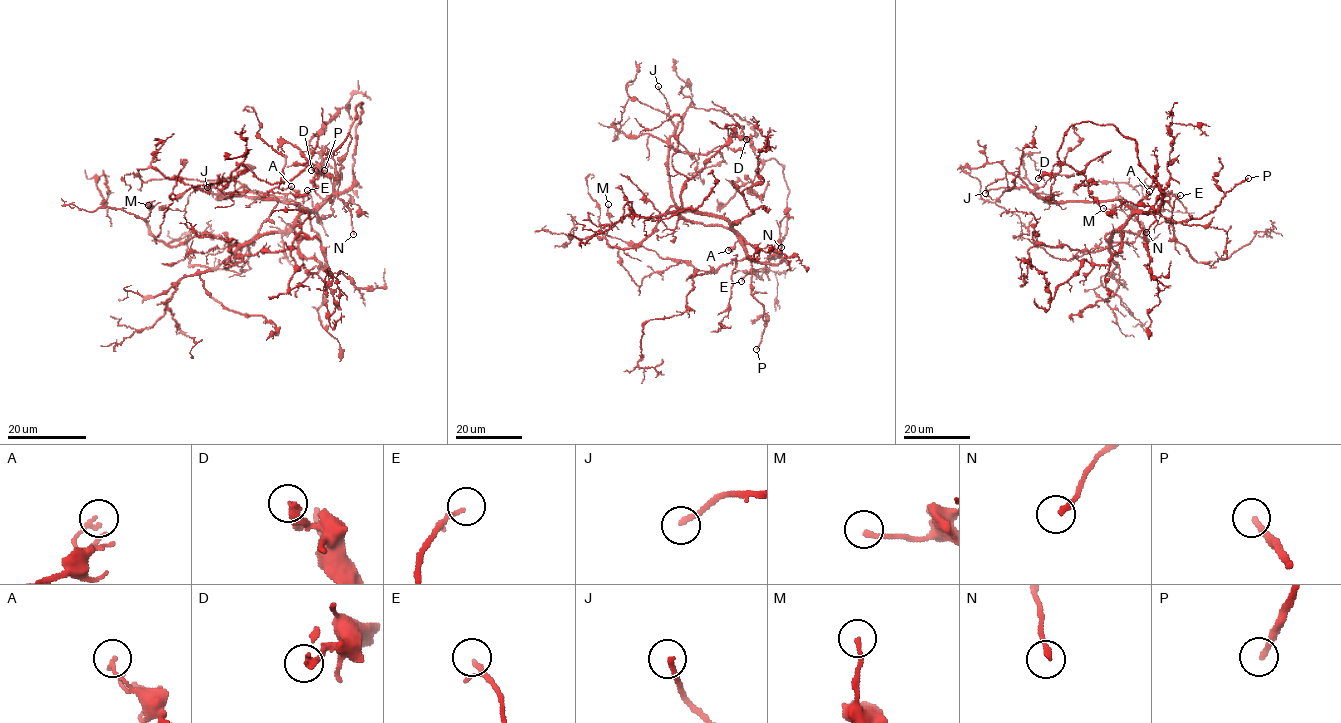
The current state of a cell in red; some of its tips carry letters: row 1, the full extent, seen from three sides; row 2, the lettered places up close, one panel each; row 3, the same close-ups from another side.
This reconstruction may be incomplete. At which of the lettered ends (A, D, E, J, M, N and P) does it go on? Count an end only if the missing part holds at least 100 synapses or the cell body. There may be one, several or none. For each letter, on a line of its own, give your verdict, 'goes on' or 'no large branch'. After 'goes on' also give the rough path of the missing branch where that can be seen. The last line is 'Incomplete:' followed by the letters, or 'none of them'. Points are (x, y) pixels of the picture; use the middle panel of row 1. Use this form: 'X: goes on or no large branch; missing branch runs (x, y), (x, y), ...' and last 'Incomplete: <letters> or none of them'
A: no large branch
D: no large branch
E: no large branch
J: no large branch
M: no large branch
N: no large branch
P: goes on; missing branch runs (756, 349), (726, 395), (647, 427), (698, 428), (716, 402), (760, 406)
Incomplete: P

